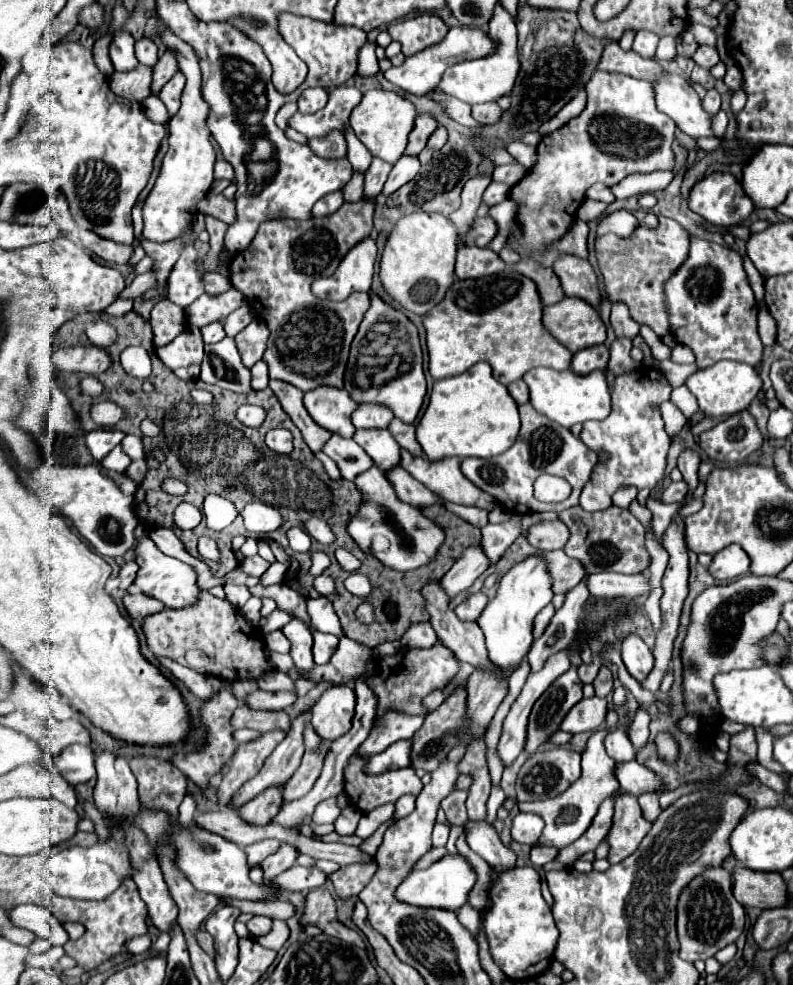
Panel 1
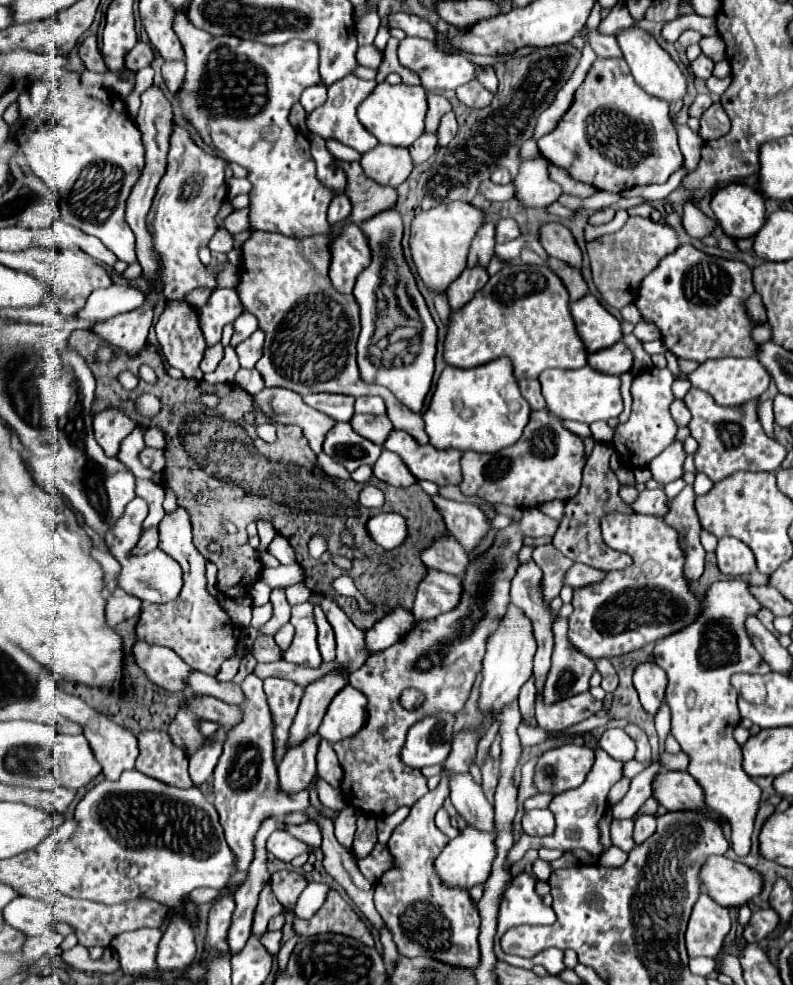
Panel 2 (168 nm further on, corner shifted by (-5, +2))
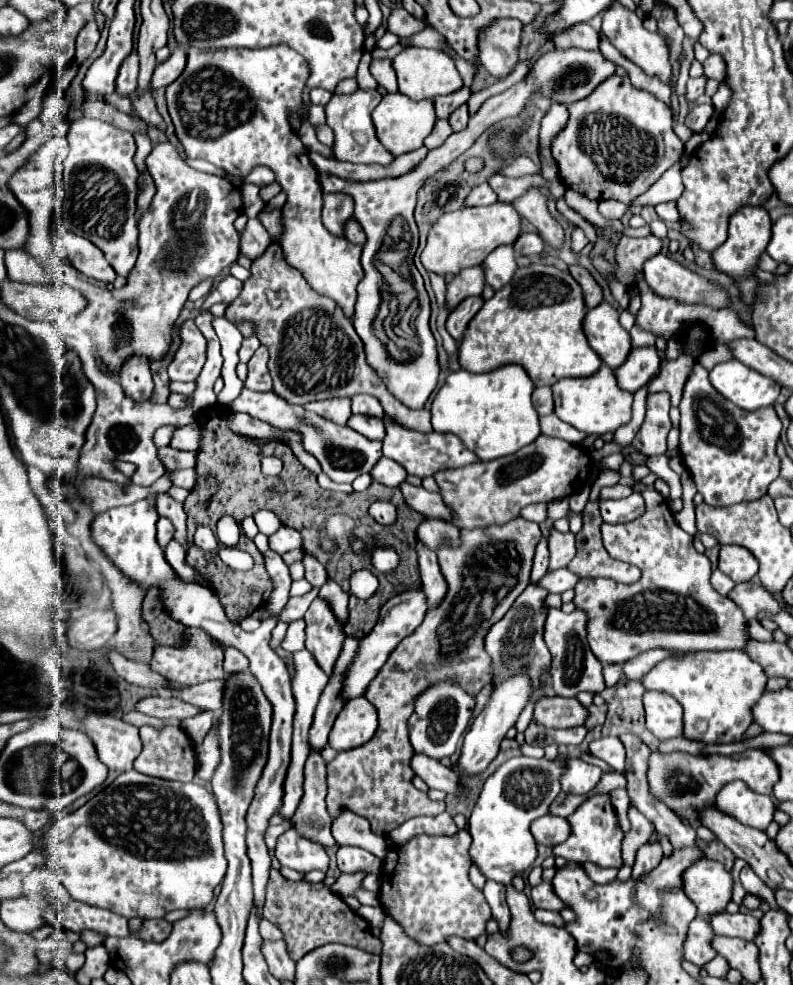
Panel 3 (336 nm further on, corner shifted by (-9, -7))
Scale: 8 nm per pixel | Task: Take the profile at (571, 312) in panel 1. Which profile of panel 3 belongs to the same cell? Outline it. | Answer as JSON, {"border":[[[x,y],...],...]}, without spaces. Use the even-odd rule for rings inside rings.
{"border":[[[602,301],[584,317],[584,333],[590,347],[600,355],[602,363],[616,369],[630,353],[630,335],[618,323],[618,311]]]}

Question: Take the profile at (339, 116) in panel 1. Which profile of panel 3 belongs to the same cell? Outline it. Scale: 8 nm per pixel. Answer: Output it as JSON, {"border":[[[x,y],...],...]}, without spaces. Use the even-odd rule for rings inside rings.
{"border":[[[358,89],[352,95],[334,95],[326,105],[326,125],[334,131],[334,155],[338,161],[350,163],[380,163],[388,165],[392,161],[392,153],[384,149],[384,145],[376,139],[374,125],[370,113],[380,103],[382,95],[376,89]]]}

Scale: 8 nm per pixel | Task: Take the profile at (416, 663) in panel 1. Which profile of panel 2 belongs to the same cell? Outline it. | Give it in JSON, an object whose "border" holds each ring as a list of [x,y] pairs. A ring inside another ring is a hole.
{"border":[[[526,508],[518,522],[496,530],[494,544],[468,562],[464,574],[464,592],[460,604],[452,612],[444,612],[432,620],[412,626],[404,640],[368,658],[364,668],[348,678],[354,688],[368,698],[368,726],[356,736],[336,742],[334,752],[344,770],[340,790],[348,806],[368,816],[390,816],[402,806],[412,806],[428,794],[426,778],[418,768],[410,768],[400,760],[400,750],[408,728],[424,714],[434,710],[460,712],[470,696],[472,684],[482,668],[488,636],[496,630],[500,616],[510,604],[510,582],[516,574],[516,546],[524,538],[554,536],[558,522],[542,514],[538,508]],[[404,690],[420,690],[424,700],[418,708],[406,710],[400,704]]]}

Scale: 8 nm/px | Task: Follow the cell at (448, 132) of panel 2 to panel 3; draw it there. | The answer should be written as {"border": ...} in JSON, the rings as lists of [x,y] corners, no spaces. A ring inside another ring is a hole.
{"border":[[[462,105],[460,109],[456,109],[452,115],[450,115],[450,127],[452,127],[452,131],[462,131],[462,129],[466,129],[466,125],[468,125],[468,107],[466,105]]]}

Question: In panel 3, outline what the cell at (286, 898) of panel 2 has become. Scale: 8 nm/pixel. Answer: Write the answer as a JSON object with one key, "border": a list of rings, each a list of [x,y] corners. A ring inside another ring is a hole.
{"border":[[[272,869],[270,873],[266,889],[266,905],[262,915],[282,929],[284,939],[288,943],[288,953],[294,961],[304,957],[304,953],[308,953],[310,949],[316,949],[326,943],[344,943],[374,955],[378,955],[382,949],[382,943],[376,935],[372,935],[368,921],[358,913],[354,913],[328,887],[324,887],[322,883],[290,881],[276,869]]]}

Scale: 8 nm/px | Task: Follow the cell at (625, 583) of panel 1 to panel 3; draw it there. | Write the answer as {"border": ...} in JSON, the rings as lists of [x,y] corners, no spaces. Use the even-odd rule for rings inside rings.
{"border":[[[558,569],[558,571],[546,573],[542,581],[538,581],[538,585],[544,585],[544,589],[548,589],[550,593],[564,593],[568,589],[574,589],[578,581],[580,581],[580,575],[568,569]]]}

